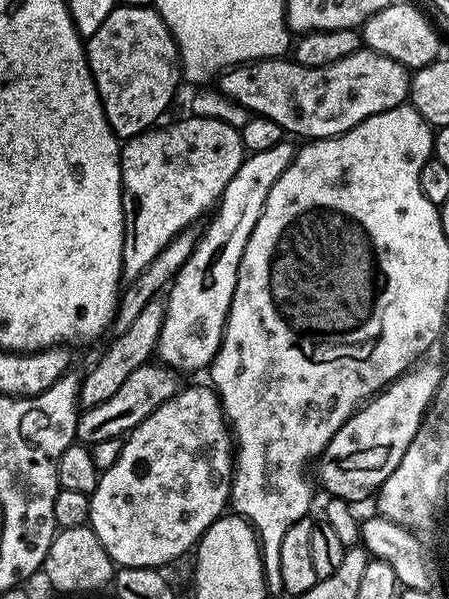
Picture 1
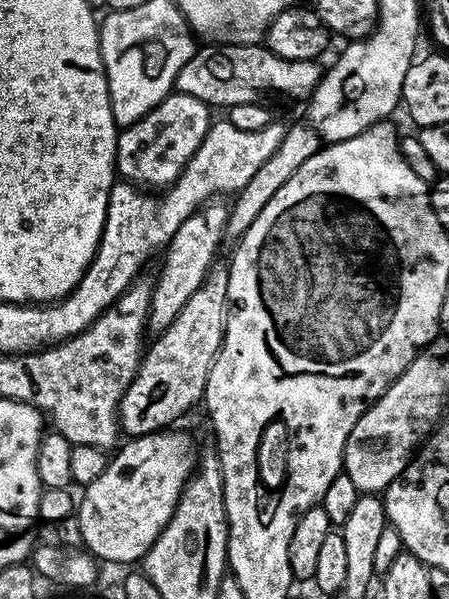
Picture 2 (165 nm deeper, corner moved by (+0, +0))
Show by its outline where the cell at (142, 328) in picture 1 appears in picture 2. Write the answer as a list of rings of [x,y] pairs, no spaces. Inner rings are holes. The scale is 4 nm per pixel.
[[[213,198],[194,214],[190,214],[190,218],[186,218],[186,222],[182,222],[182,226],[174,230],[174,238],[170,238],[167,248],[163,249],[164,265],[161,266],[160,273],[154,276],[152,285],[152,301],[148,311],[149,333],[159,334],[167,330],[217,263],[216,251],[219,250],[220,243],[226,240],[230,211],[229,205],[220,200],[223,199]]]

